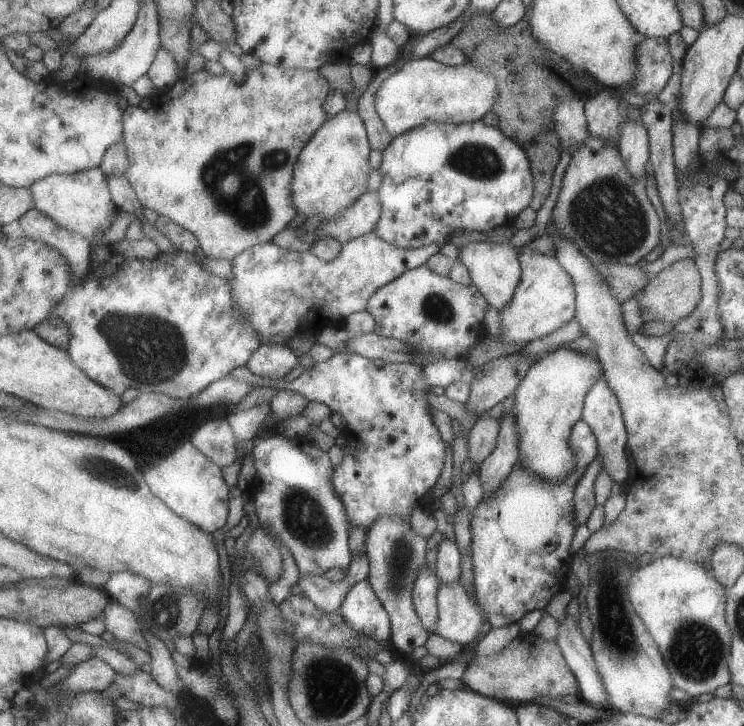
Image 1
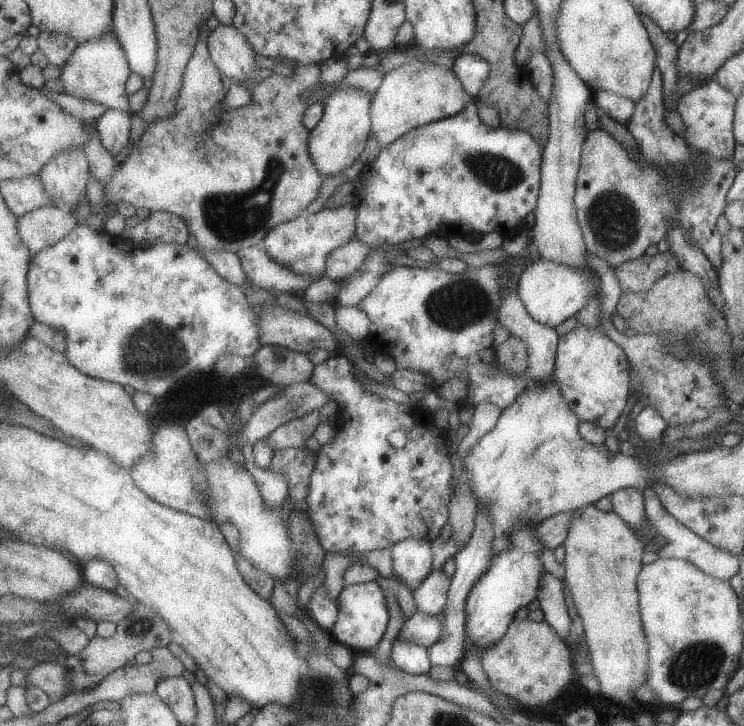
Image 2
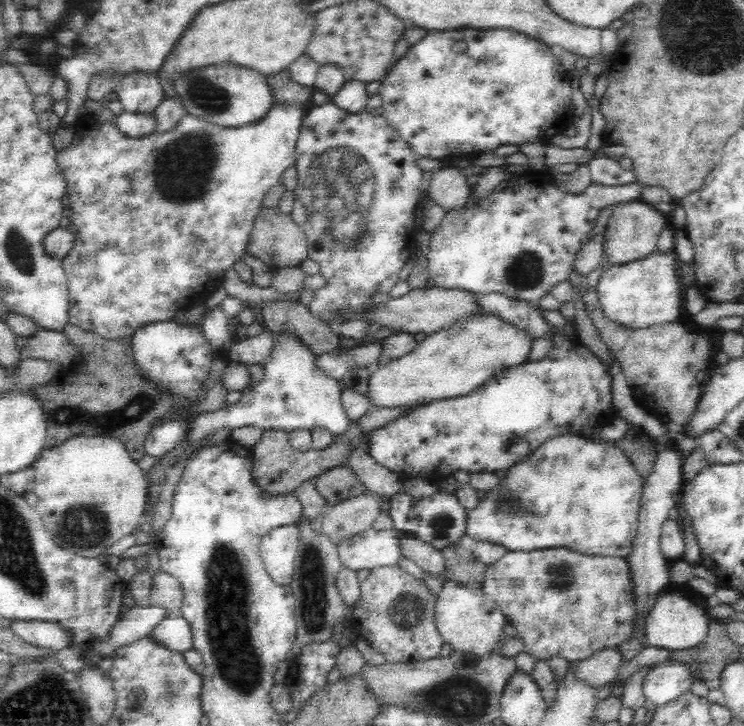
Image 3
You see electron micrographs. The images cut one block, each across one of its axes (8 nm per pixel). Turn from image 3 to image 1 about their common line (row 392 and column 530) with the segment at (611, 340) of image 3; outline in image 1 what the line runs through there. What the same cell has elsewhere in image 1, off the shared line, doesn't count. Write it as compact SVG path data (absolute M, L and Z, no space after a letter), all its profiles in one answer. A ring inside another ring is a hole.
M534 631L522 632L496 658L476 655L462 679L470 688L516 707L538 696L579 696L579 684L556 641L545 641Z

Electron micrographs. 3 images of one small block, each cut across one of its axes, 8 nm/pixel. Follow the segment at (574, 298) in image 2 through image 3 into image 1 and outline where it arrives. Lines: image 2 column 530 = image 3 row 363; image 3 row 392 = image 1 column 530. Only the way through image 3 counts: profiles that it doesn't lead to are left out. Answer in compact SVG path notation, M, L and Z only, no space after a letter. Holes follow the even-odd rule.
M531 244L517 248L522 267L512 300L499 311L499 340L514 344L538 340L575 317L575 284L566 269L556 260L534 250Z

